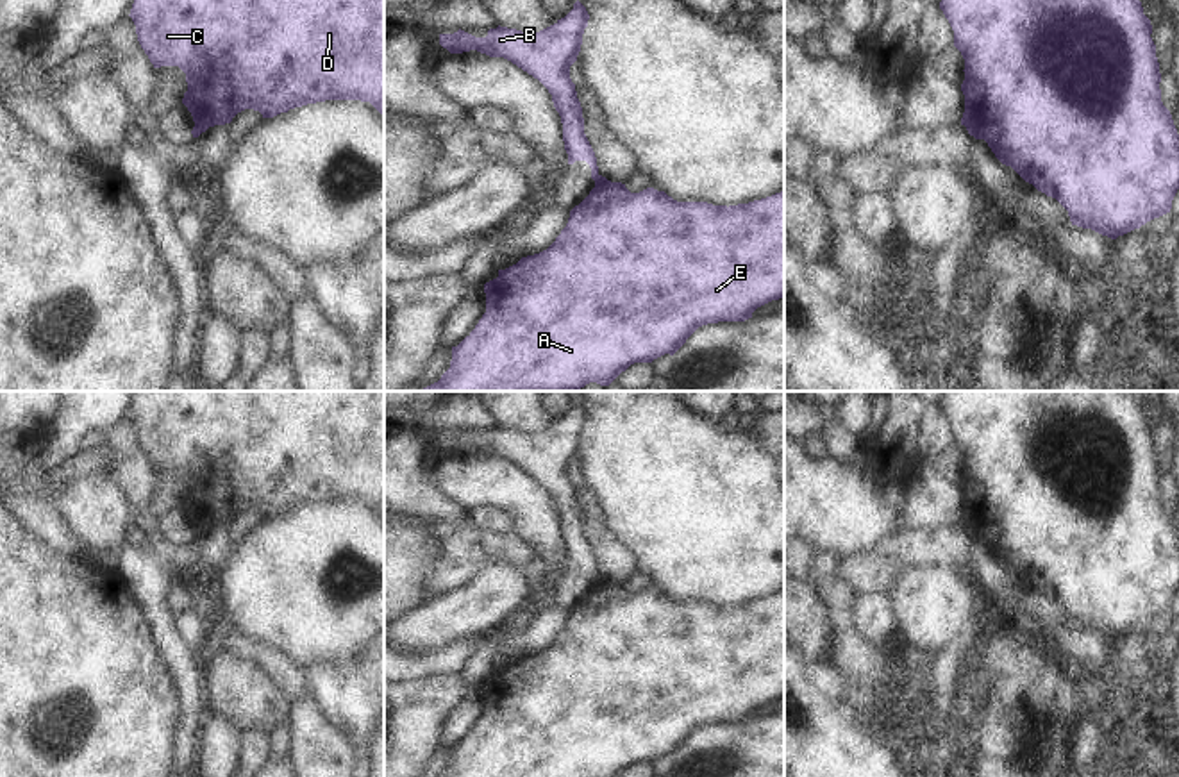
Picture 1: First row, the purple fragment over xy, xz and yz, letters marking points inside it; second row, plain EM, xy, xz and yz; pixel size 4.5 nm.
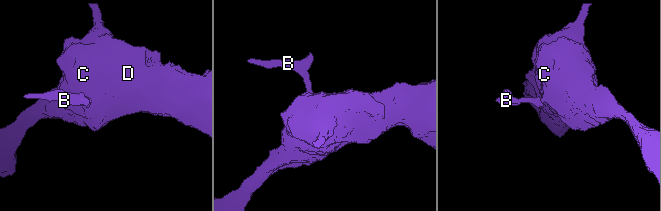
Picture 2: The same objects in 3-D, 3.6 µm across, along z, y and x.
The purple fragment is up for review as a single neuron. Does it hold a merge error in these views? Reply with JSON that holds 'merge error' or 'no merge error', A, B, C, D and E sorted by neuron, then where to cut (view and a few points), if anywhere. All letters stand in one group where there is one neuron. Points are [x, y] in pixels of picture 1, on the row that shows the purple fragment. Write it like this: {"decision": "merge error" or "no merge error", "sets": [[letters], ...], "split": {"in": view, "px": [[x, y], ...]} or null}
{"decision": "merge error", "sets": [["A", "C", "D", "E"], ["B"]], "split": {"in": "xz", "px": [[601, 175], [595, 181]]}}

